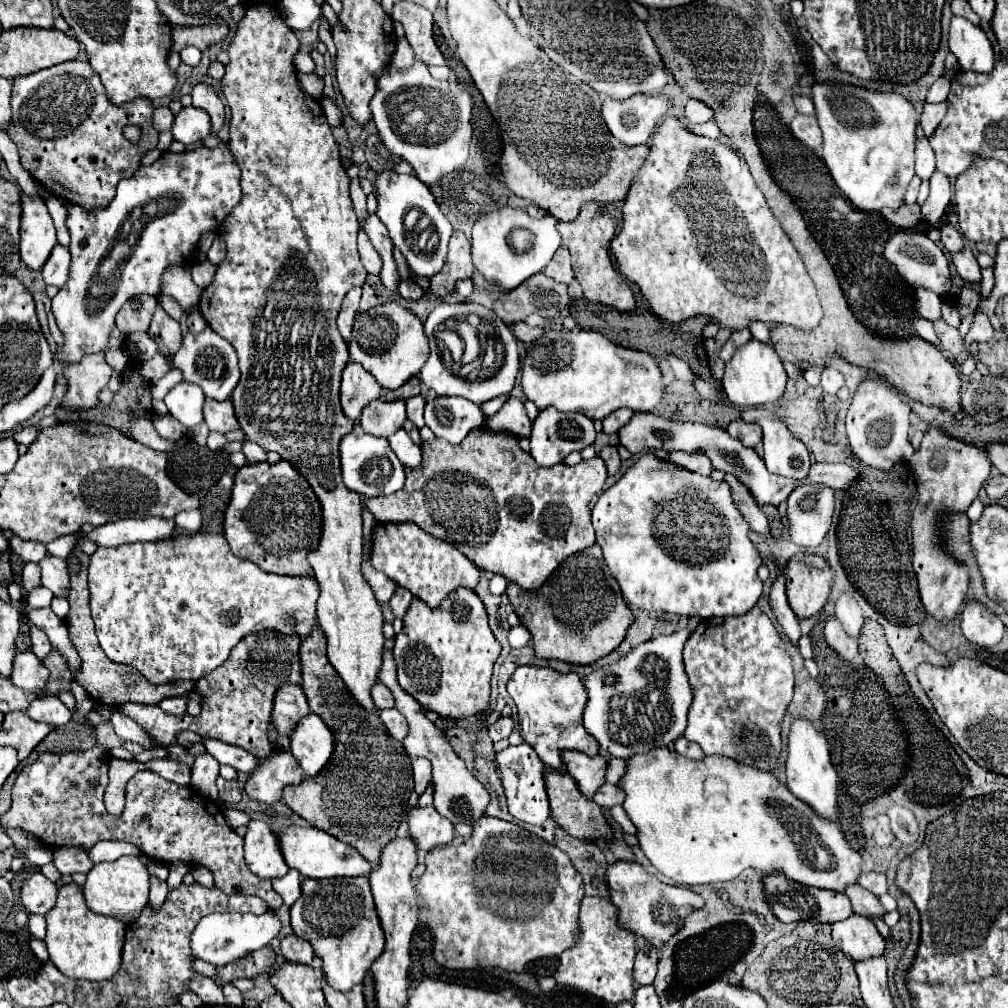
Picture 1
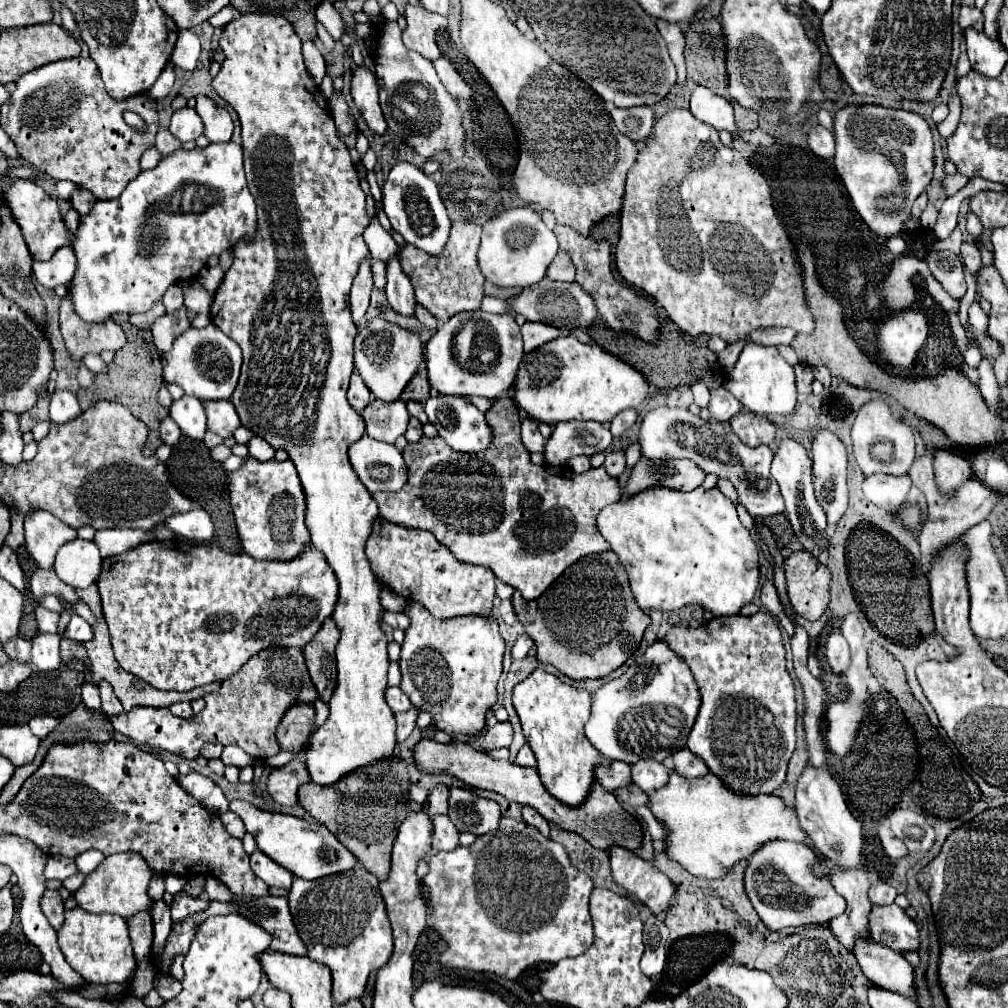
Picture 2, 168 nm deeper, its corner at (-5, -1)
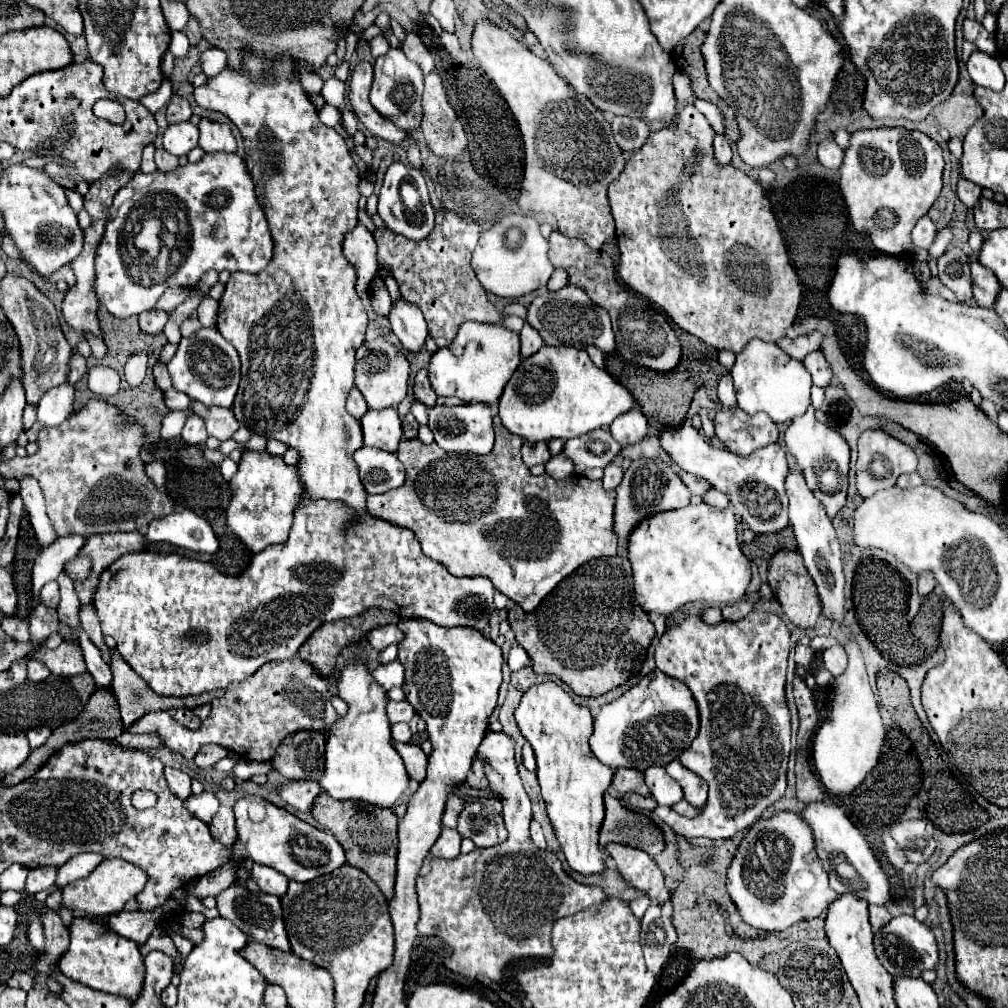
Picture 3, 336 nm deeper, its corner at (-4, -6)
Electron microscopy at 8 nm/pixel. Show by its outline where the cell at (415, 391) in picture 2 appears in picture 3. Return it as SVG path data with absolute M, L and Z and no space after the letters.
M420 370L414 378L414 398L420 400L422 404L426 404L428 408L432 408L438 400L436 392L430 388L430 380L428 380L428 372Z

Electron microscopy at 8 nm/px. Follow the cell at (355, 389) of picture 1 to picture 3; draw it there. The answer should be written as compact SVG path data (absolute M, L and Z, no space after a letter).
M352 388L352 390L350 390L346 410L348 410L354 418L362 418L362 414L368 410L368 404L366 404L366 400L364 400L364 396L360 394L358 388Z

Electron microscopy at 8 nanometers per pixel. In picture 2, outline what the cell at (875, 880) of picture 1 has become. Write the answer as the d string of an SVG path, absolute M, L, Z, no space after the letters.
M875 881L869 887L869 899L875 905L891 905L897 897L897 889L887 881Z

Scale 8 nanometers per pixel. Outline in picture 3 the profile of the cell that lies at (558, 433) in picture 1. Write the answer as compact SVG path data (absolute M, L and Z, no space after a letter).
M602 428L580 438L572 438L564 446L564 454L574 462L576 474L584 474L592 468L606 468L620 454L620 450L622 446Z

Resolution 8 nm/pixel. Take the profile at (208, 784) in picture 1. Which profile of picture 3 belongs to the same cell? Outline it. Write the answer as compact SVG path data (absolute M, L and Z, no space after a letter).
M240 760L236 766L234 766L234 774L236 776L240 776L240 778L244 778L244 780L248 780L248 778L252 778L254 774L268 774L272 770L272 762L266 762L266 764L262 764L262 762L256 762L256 760Z

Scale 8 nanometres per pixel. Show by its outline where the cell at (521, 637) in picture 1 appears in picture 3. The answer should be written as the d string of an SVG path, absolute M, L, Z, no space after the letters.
M516 646L516 648L510 650L506 662L508 662L508 668L510 668L512 672L516 672L516 670L520 670L520 668L524 668L524 666L530 666L530 658L528 658L526 650L522 650L520 646Z

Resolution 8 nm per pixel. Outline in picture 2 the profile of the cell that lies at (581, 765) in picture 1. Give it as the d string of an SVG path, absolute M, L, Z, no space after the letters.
M611 761L607 767L603 767L603 765L595 767L595 781L607 791L615 791L615 789L627 787L631 783L629 771L631 771L629 763Z

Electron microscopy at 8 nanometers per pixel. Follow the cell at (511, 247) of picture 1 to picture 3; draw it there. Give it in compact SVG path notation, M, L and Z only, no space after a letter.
M508 214L500 222L496 222L490 230L482 232L478 246L472 254L472 270L478 282L486 292L492 292L500 298L520 298L526 296L540 286L546 286L554 266L548 256L548 242L542 238L538 222L532 216Z

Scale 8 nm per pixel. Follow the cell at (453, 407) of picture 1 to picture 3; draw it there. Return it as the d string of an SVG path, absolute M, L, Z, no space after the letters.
M436 404L430 408L430 430L434 432L436 444L446 452L472 452L472 454L490 454L494 446L494 426L492 426L492 408L488 404L460 404L444 406Z

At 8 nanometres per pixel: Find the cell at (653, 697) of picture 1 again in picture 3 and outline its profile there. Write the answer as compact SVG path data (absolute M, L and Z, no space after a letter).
M654 670L618 700L602 706L600 714L594 718L590 748L594 756L612 770L622 766L636 770L666 766L690 748L698 726L698 706L688 686Z

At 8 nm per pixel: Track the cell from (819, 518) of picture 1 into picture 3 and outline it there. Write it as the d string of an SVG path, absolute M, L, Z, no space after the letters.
M810 405L804 416L798 416L790 422L786 430L786 448L796 458L808 488L814 492L814 496L824 504L830 518L836 516L836 512L846 502L846 488L848 488L848 464L850 464L850 448L842 434L838 434L834 428L818 422L814 418L814 407Z

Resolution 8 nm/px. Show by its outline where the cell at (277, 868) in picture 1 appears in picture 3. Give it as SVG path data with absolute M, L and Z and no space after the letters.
M254 864L252 878L260 886L260 890L266 892L266 894L274 894L274 896L282 898L286 894L286 890L288 890L288 878L282 876L280 872L268 868L268 866Z

